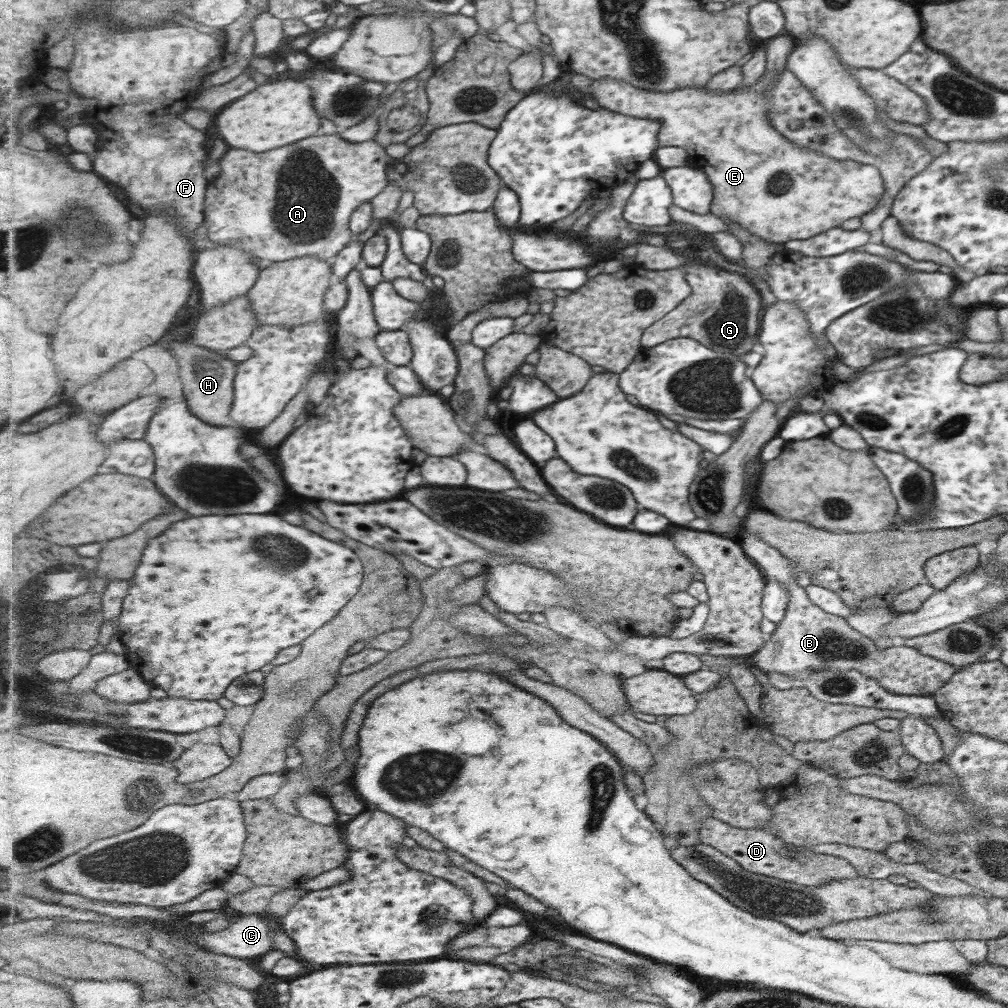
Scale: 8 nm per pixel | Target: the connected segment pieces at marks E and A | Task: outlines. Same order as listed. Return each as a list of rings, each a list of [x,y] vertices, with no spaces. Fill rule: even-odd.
[[[782,33],[774,38],[762,41],[765,48],[766,63],[763,75],[751,84],[751,88],[733,89],[717,94],[703,88],[677,89],[669,92],[639,89],[623,80],[607,78],[601,82],[592,82],[591,93],[598,99],[601,107],[640,119],[653,119],[662,124],[659,136],[659,148],[675,146],[681,148],[686,156],[692,157],[706,173],[712,184],[710,214],[722,221],[736,222],[741,228],[767,242],[784,243],[791,240],[805,240],[829,228],[841,226],[849,218],[859,218],[867,214],[878,203],[884,186],[878,166],[861,164],[854,160],[835,160],[817,154],[813,150],[799,148],[785,140],[775,130],[768,119],[764,90],[769,89],[767,81],[775,79],[786,70],[786,61],[794,51],[796,42]]]
[[[317,134],[311,136],[311,138],[305,138],[303,142],[297,142],[297,144],[291,144],[291,146],[285,146],[285,148],[279,148],[279,150],[271,150],[271,152],[265,152],[265,154],[255,154],[251,150],[231,150],[223,156],[221,160],[221,174],[219,178],[215,180],[215,184],[209,186],[207,190],[207,198],[204,202],[205,222],[207,222],[207,236],[211,242],[217,245],[233,245],[235,248],[240,248],[246,251],[251,251],[257,258],[264,260],[265,262],[283,262],[290,261],[296,258],[313,256],[319,257],[324,261],[333,261],[346,248],[347,245],[355,238],[355,234],[350,227],[350,222],[354,213],[361,205],[365,205],[366,202],[372,201],[376,196],[379,196],[387,188],[389,183],[388,168],[391,162],[391,156],[387,152],[387,148],[383,148],[381,144],[377,144],[375,140],[369,140],[367,142],[359,142],[357,144],[353,142],[347,142],[340,134]],[[237,216],[239,216],[239,224],[243,222],[243,226],[247,224],[247,228],[243,230],[245,234],[239,234],[239,238],[251,238],[251,240],[239,240],[237,238],[237,232],[241,232],[237,228]]]

